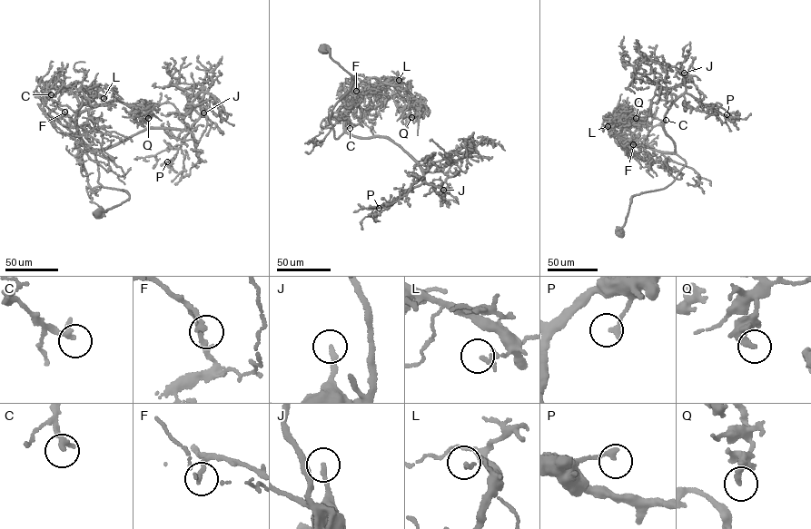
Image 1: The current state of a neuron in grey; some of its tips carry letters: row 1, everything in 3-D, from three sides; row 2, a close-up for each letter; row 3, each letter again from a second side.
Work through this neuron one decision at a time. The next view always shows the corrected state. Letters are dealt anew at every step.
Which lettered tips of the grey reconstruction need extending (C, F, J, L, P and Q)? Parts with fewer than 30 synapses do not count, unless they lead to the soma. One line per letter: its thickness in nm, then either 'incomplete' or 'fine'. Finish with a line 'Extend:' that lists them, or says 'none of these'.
C: 260 nm thick; fine
F: 220 nm thick; fine
J: 200 nm thick; fine
L: 170 nm thick; fine
P: 220 nm thick; fine
Q: 240 nm thick; fine
Extend: none of these

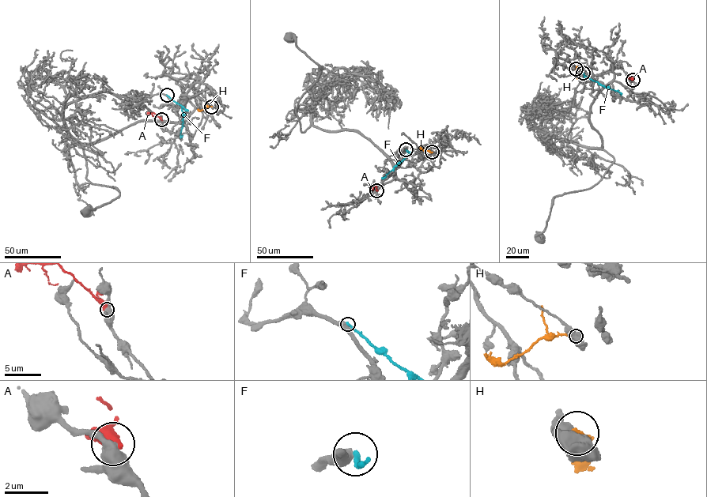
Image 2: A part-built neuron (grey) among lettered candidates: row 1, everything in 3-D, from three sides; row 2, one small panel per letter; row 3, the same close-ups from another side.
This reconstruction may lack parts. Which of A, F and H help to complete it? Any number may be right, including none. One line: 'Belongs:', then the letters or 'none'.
Belongs: none

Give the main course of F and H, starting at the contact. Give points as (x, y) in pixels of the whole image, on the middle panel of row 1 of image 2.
F: (406, 149), (409, 154), (381, 178)
H: (432, 152), (421, 149)

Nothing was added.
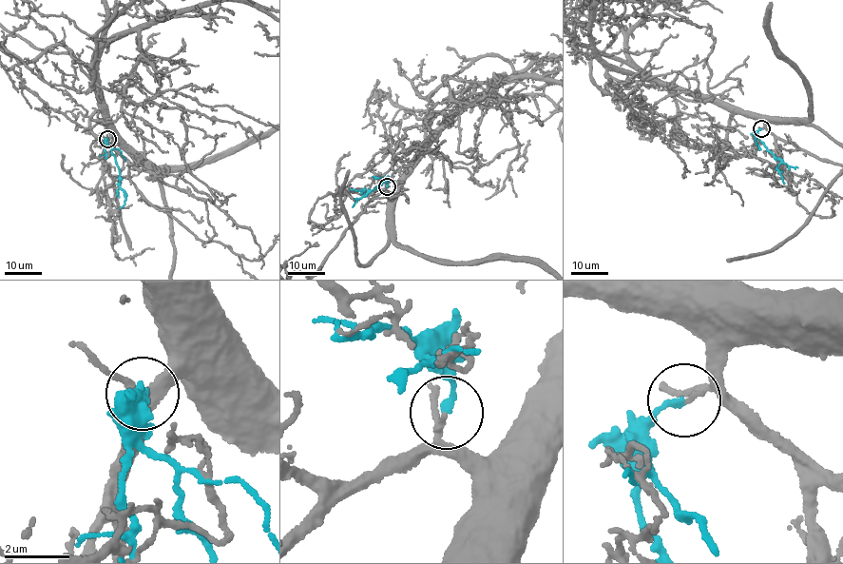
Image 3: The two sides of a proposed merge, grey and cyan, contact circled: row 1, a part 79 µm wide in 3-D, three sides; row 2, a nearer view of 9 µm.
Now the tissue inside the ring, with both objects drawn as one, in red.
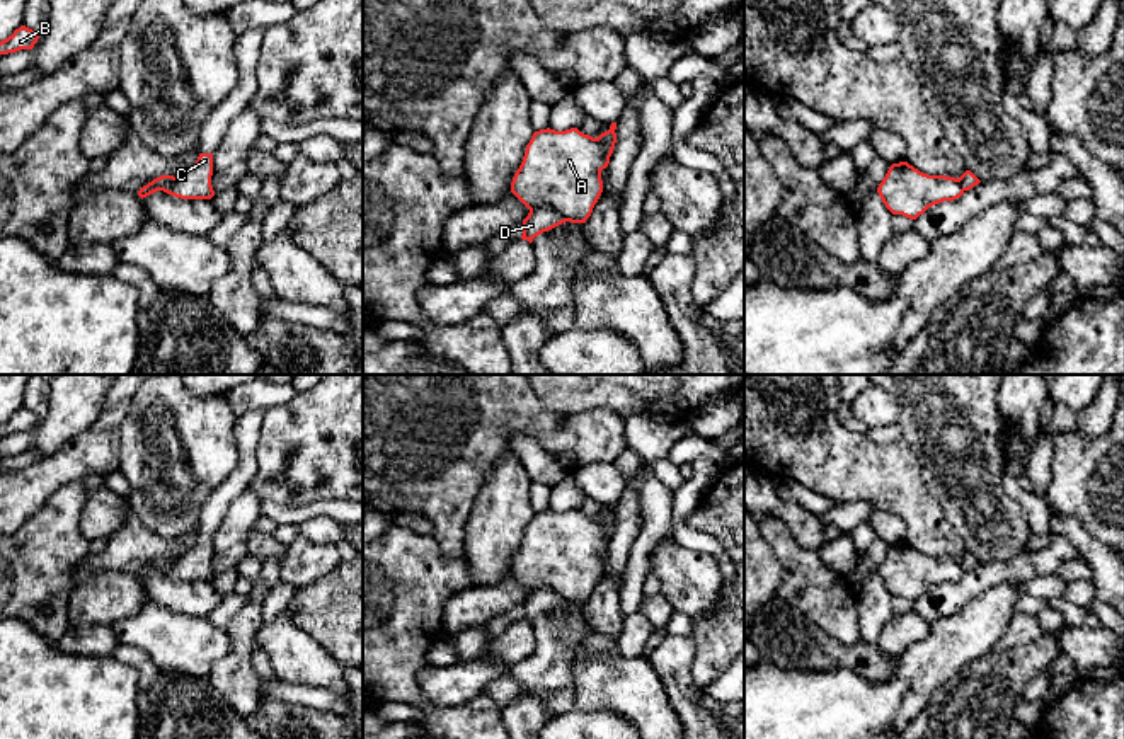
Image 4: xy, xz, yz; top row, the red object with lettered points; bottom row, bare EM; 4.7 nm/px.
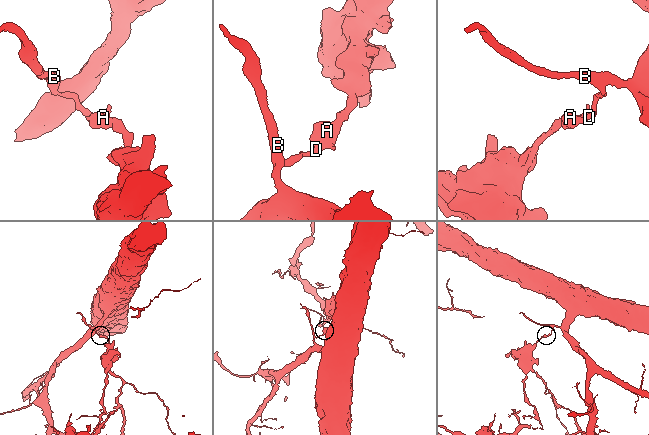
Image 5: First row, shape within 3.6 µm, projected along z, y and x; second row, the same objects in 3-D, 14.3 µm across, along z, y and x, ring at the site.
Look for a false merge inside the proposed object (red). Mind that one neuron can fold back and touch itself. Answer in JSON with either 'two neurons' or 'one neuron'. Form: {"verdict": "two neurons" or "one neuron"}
{"verdict": "two neurons"}

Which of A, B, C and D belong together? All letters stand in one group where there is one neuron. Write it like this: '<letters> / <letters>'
A C / B D

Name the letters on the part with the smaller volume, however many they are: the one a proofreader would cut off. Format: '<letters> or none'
A, C

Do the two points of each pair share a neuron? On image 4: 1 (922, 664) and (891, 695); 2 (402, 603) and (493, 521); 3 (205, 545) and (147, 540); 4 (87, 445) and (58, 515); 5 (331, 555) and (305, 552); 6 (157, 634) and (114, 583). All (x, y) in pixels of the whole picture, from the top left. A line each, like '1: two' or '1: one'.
1: two
2: two
3: two
4: two
5: one
6: two

